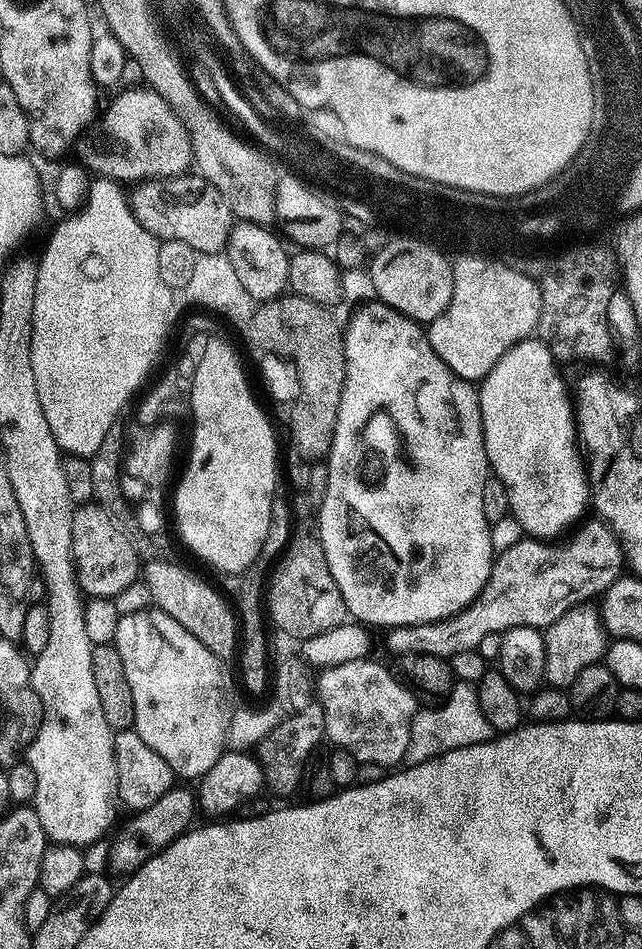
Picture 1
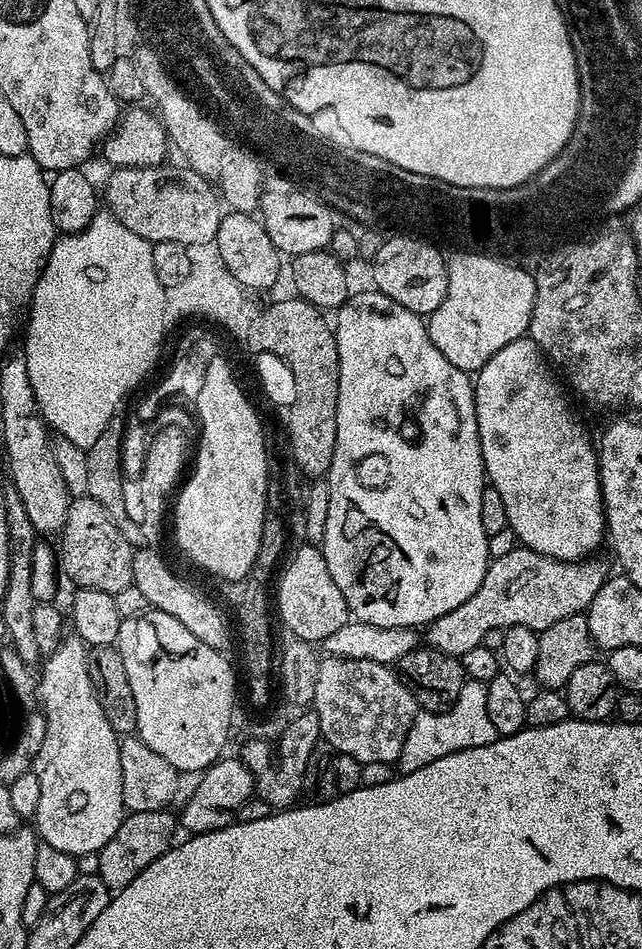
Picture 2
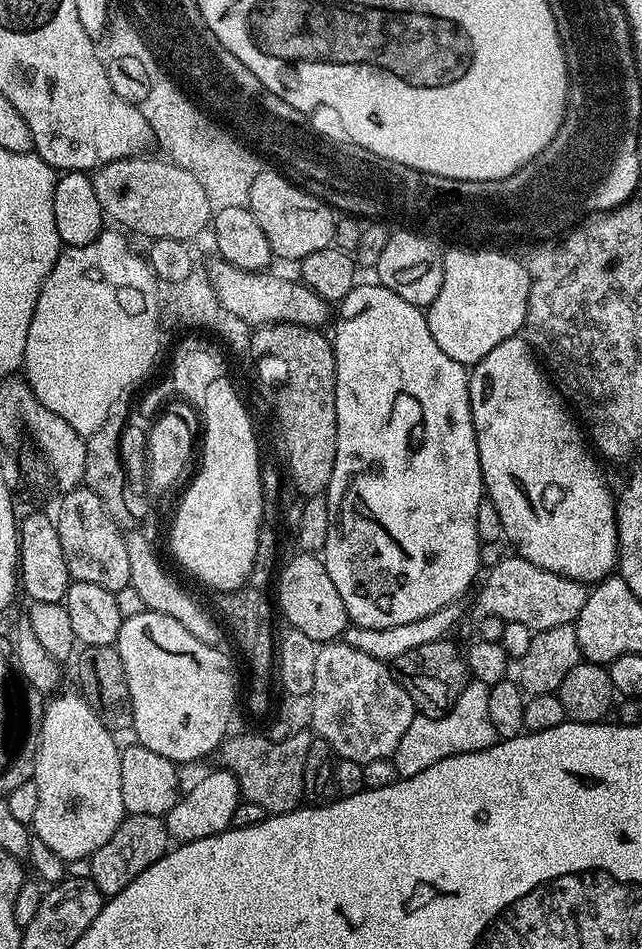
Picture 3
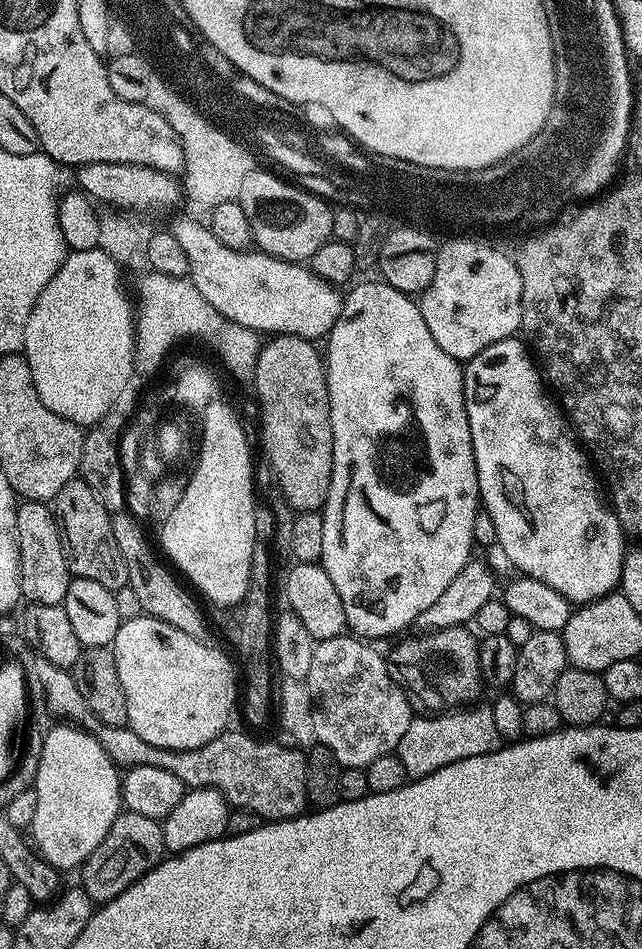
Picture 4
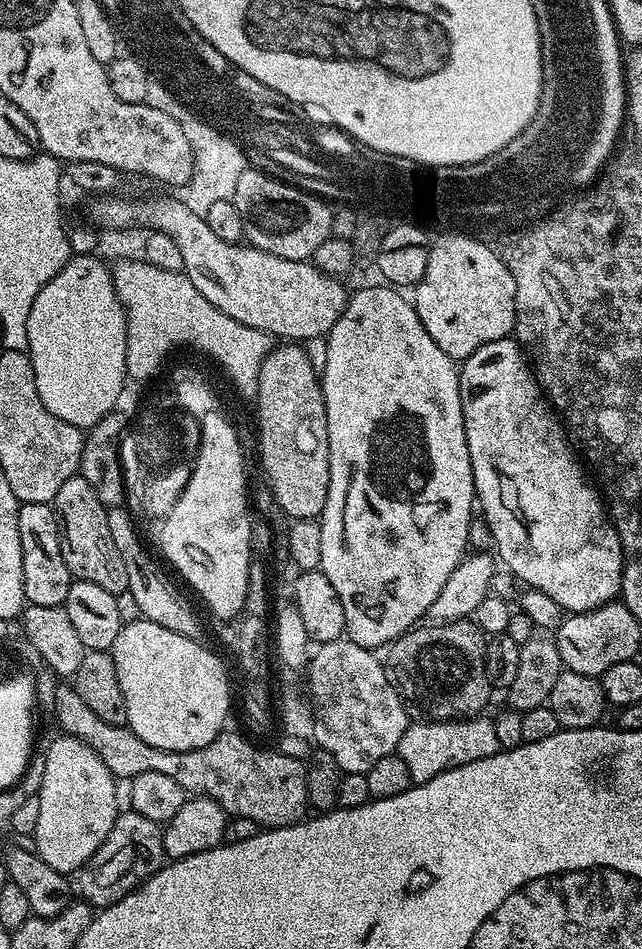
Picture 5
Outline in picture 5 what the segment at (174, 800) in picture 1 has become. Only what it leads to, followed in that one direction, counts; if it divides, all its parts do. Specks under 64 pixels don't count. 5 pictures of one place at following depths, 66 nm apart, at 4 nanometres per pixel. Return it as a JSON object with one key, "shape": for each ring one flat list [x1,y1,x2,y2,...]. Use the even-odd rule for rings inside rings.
{"shape":[[121,811,110,834,106,834,102,846,98,846,96,853,79,869,79,895,81,892,84,895,81,897,91,904,93,909,109,908,111,904,130,894,132,889,150,879,165,863,164,833,161,825,155,824,150,818,142,818,142,814,137,812]]}

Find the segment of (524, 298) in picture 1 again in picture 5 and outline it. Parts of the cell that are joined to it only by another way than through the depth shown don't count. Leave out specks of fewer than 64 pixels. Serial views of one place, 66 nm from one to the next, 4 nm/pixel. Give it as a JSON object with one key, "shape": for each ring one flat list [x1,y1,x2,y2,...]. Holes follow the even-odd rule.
{"shape":[[449,231,446,239,429,248,424,276,415,285,415,289,420,298,414,302,414,307,422,326,426,326,426,334,430,334,430,338,442,346,444,353,457,362,463,362,467,356,474,354,474,350,486,346,486,342,513,335,516,326,514,278,501,259,492,255,492,251,484,252,480,243,472,243,472,239,466,235,459,236]]}

